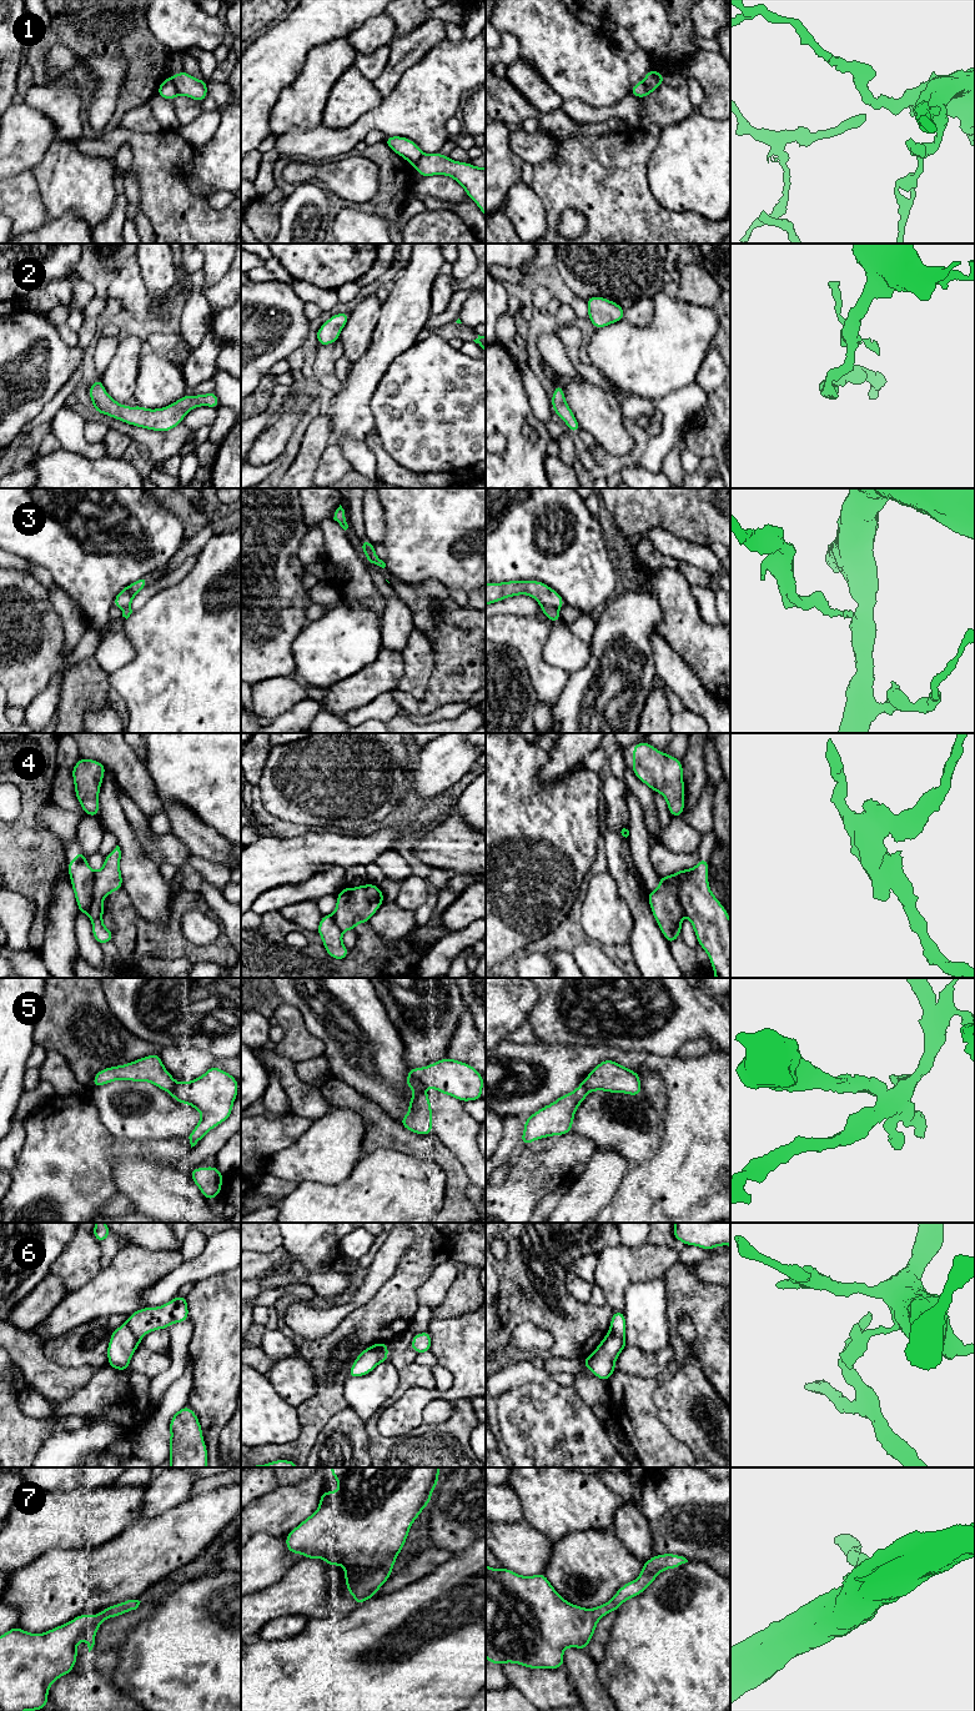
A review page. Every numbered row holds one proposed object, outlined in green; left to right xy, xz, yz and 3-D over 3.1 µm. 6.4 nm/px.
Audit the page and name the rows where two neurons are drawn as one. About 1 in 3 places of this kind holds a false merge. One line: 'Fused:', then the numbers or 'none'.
Fused: 1, 3, 5, 6

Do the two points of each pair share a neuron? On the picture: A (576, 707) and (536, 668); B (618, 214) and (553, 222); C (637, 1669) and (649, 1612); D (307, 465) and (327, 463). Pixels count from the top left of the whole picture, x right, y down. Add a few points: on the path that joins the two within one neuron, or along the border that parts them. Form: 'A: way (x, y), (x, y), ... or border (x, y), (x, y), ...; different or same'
A: border (571, 673), (566, 687), (551, 711); different
B: way (599, 202), (563, 204); same
C: way (649, 1655), (649, 1626); same
D: border (331, 442), (323, 451), (313, 475); different

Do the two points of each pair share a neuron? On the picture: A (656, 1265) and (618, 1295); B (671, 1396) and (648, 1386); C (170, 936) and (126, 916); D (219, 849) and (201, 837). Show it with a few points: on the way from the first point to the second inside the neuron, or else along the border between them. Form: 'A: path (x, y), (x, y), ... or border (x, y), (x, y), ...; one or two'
A: path (644, 1265), (639, 1265), (621, 1284); one
B: border (659, 1384), (653, 1393), (653, 1404), (658, 1418); two
C: path (159, 936), (146, 936), (137, 927); one
D: path (215, 848), (205, 841); one

